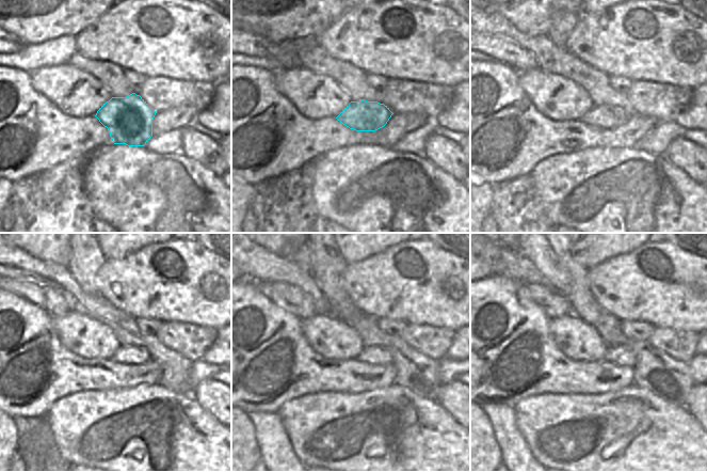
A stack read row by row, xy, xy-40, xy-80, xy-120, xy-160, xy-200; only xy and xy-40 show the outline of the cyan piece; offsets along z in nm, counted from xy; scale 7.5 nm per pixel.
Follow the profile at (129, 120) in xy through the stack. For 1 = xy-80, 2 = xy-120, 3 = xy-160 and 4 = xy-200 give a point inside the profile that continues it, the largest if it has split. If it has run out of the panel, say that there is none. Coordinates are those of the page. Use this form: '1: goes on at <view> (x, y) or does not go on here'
1: goes on at xy-80 (606, 116)
2: goes on at xy-120 (126, 355)
3: goes on at xy-160 (381, 356)
4: goes on at xy-200 (621, 355)

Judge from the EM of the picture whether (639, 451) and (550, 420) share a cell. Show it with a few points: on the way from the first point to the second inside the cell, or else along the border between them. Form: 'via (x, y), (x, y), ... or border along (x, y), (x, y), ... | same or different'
via (625, 435), (605, 415), (595, 414), (575, 418) | same

